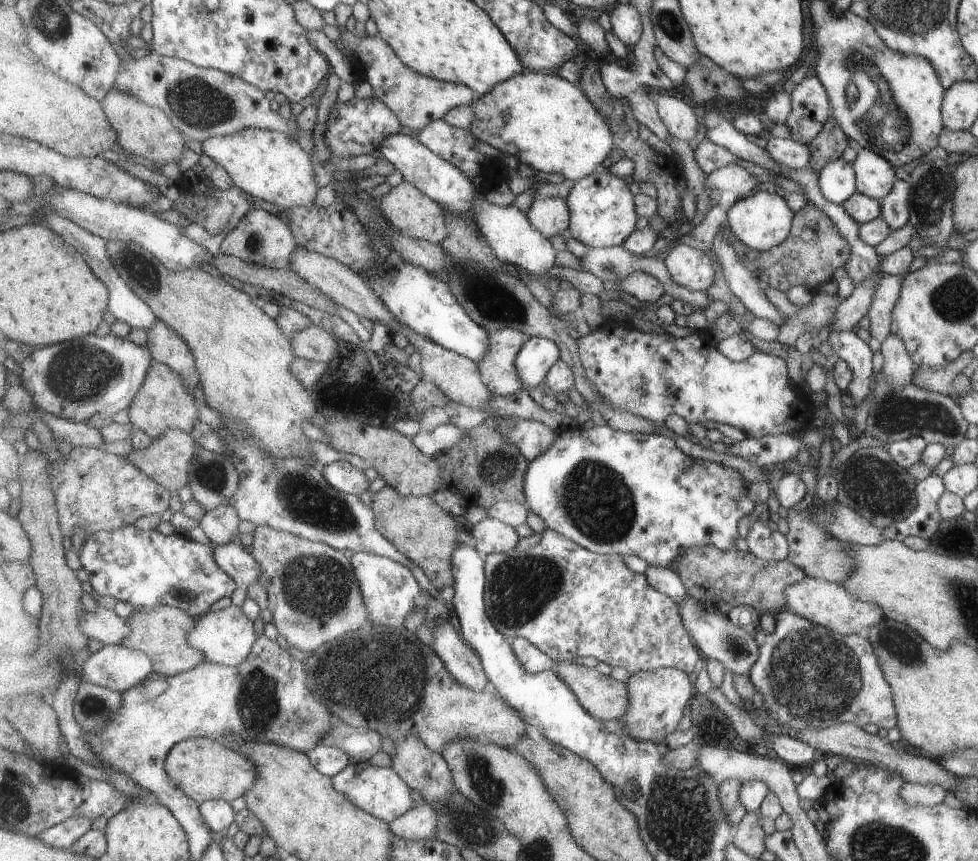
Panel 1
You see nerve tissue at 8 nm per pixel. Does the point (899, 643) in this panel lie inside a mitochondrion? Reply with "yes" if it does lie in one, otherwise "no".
yes

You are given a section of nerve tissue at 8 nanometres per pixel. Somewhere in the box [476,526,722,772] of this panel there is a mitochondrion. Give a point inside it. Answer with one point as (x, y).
(522, 586)

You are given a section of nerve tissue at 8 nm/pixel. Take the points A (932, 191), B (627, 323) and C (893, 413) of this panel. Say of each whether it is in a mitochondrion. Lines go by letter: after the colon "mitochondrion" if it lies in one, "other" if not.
A: mitochondrion
B: other
C: mitochondrion

